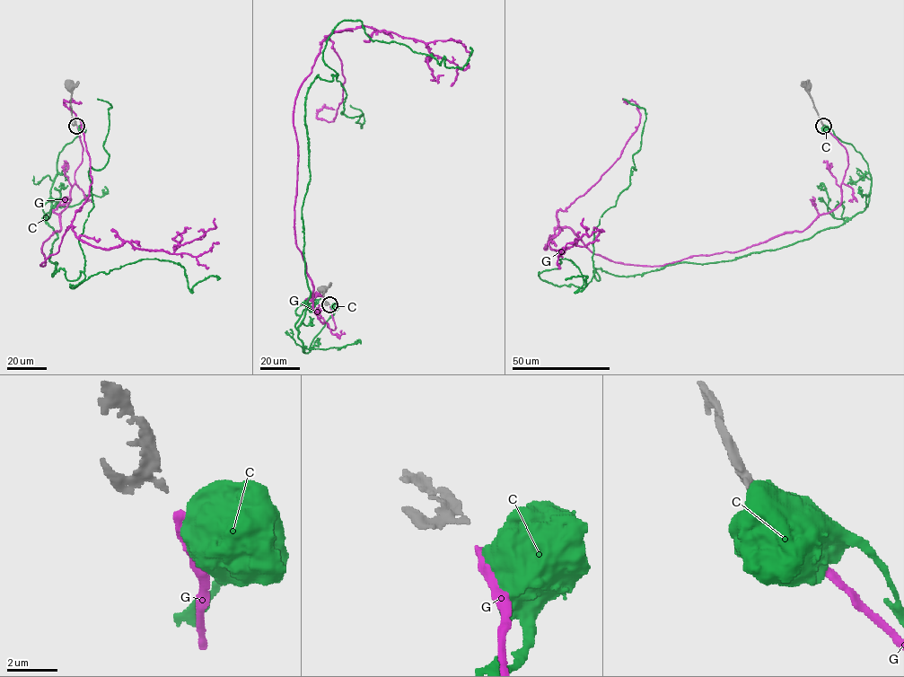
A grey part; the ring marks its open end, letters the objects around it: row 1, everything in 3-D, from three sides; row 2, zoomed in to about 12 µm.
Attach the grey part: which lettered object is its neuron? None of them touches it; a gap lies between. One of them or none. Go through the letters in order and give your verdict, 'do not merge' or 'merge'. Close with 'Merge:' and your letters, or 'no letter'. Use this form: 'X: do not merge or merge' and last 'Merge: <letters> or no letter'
C: do not merge
G: do not merge
Merge: no letter

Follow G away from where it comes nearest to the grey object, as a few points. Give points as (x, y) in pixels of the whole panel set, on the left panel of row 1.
G: (77, 127), (82, 162), (42, 266), (68, 227), (103, 249), (129, 241), (172, 253), (215, 218)

